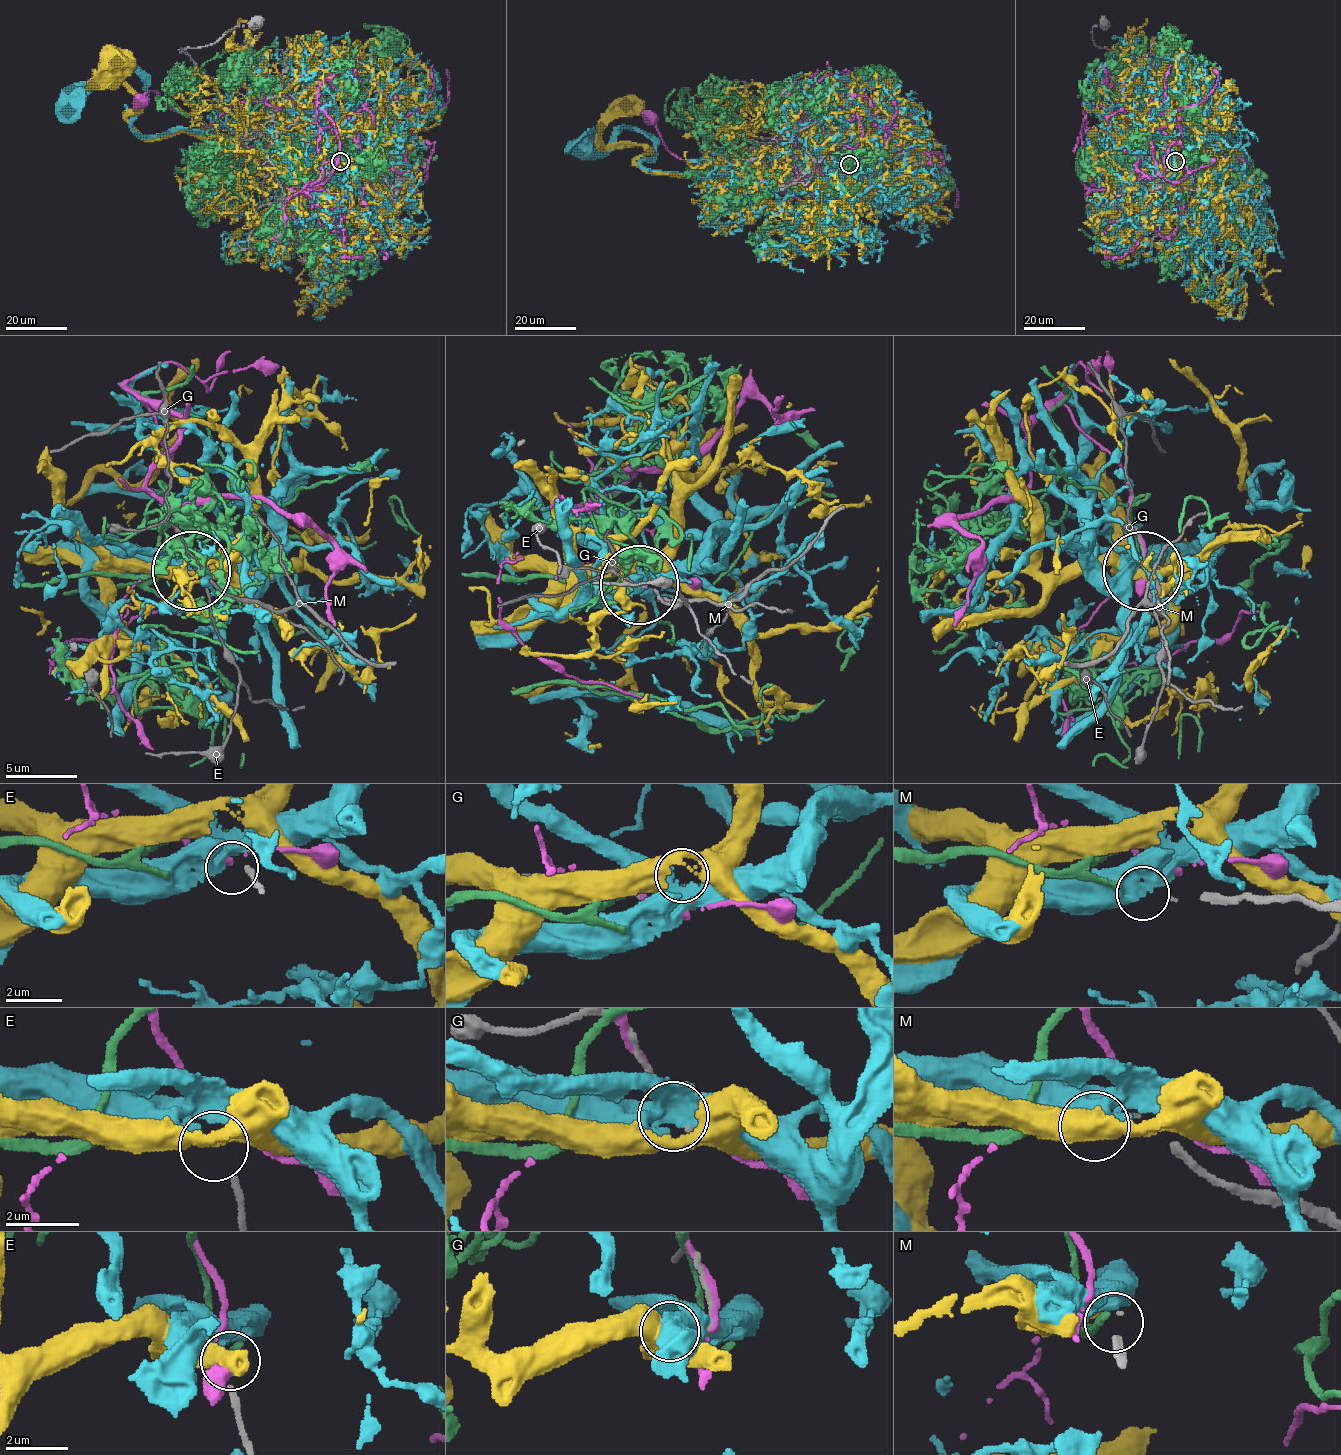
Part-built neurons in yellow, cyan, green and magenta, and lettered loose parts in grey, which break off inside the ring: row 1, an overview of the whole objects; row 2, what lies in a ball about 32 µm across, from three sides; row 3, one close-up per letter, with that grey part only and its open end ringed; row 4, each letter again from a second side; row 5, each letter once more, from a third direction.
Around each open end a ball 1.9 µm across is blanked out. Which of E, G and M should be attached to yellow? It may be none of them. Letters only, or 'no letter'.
no letter

